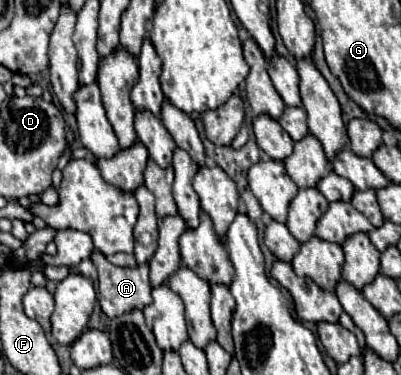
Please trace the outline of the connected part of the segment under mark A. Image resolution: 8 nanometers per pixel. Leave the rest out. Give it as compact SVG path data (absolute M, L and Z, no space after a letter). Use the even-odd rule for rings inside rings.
M97 250L91 254L91 260L99 272L99 304L109 318L117 318L129 310L143 310L153 302L147 264L119 268Z

